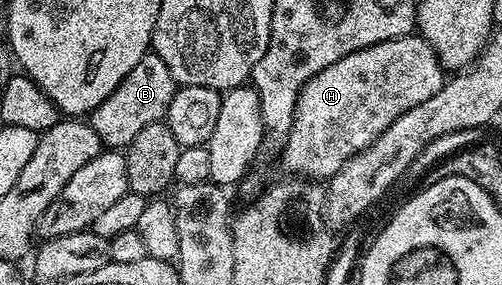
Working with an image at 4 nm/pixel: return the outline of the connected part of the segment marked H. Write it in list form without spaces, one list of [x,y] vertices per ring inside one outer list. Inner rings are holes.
[[[420,35],[396,37],[348,53],[301,86],[293,122],[283,137],[282,167],[306,179],[335,176],[348,157],[379,139],[399,115],[431,99],[446,80],[447,73],[437,53]]]

